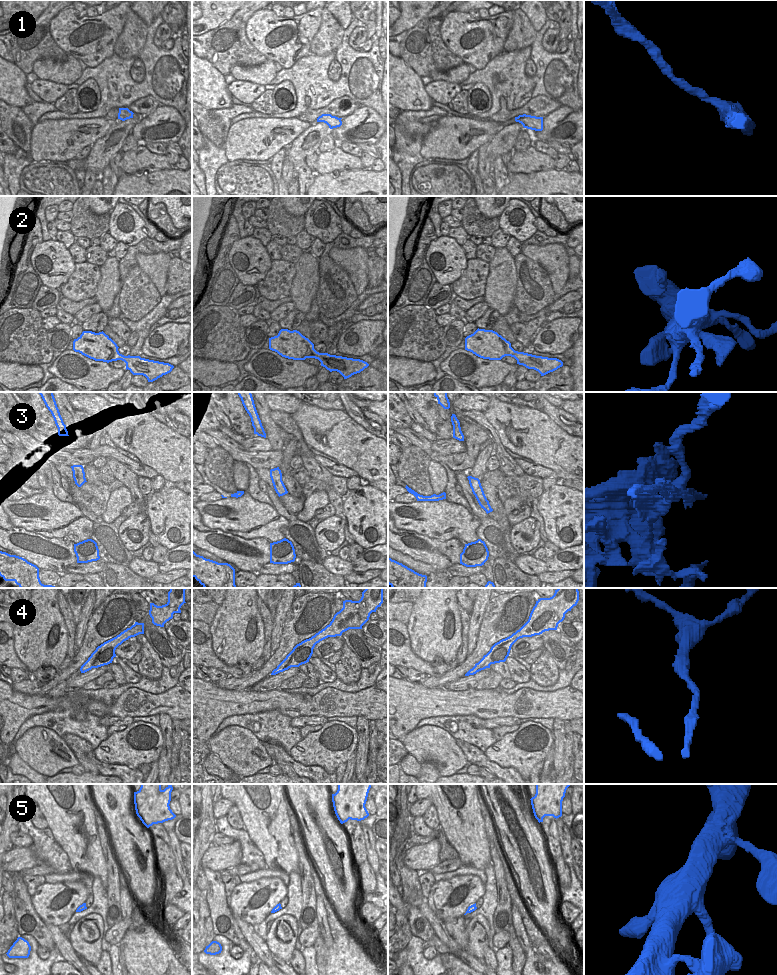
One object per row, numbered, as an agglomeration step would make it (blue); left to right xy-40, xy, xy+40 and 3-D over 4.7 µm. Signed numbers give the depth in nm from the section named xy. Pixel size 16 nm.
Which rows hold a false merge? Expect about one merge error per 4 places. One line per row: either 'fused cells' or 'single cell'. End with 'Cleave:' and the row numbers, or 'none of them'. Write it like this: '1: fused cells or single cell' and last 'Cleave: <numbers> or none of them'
1: single cell
2: single cell
3: fused cells
4: single cell
5: single cell
Cleave: 3

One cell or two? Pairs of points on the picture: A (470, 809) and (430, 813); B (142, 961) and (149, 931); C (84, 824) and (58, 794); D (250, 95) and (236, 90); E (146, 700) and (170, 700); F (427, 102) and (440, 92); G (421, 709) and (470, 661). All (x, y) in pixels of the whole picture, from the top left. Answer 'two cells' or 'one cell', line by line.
A: two cells
B: one cell
C: one cell
D: one cell
E: one cell
F: two cells
G: two cells

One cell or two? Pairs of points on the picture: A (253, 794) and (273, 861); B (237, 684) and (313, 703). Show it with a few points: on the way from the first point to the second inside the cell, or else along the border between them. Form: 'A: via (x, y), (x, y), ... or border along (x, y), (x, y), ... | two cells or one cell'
A: via (264, 811), (265, 819), (273, 837), (273, 844) | one cell
B: border along (225, 688), (233, 690), (249, 689) | two cells

